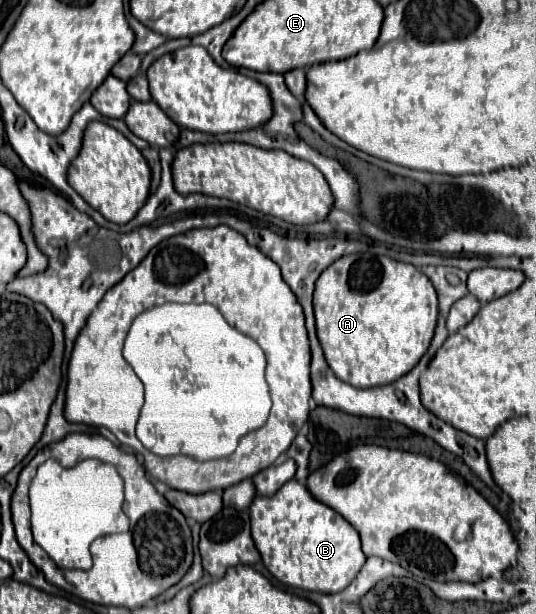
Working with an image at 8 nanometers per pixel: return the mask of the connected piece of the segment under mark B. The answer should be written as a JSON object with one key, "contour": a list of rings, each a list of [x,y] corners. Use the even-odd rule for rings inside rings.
{"contour":[[[289,480],[273,496],[257,496],[249,508],[251,536],[267,570],[285,586],[341,592],[355,580],[367,556],[361,550],[359,532],[333,508],[313,498],[309,488]]]}

